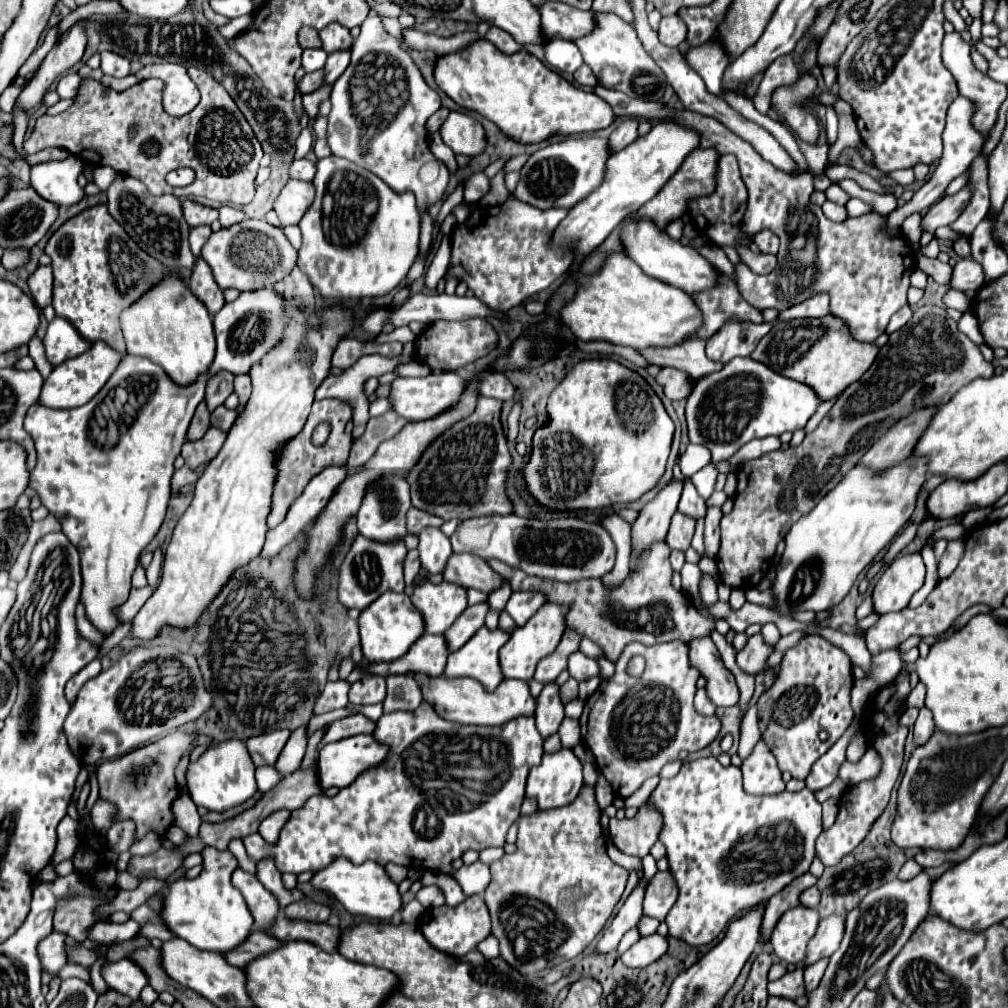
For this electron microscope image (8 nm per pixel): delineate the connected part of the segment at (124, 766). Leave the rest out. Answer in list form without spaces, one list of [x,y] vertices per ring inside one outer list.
[[[172,732],[172,734],[168,734],[168,736],[164,736],[164,738],[160,738],[158,742],[152,742],[152,744],[146,744],[146,746],[142,746],[142,748],[138,748],[138,750],[134,750],[134,752],[128,752],[126,756],[122,756],[122,758],[114,758],[114,760],[110,760],[110,762],[102,762],[100,766],[98,766],[98,786],[100,786],[100,798],[104,798],[104,800],[110,800],[110,802],[114,802],[116,806],[118,806],[118,818],[114,820],[114,822],[118,822],[118,820],[126,820],[126,818],[130,818],[130,820],[134,820],[136,822],[136,830],[138,830],[138,838],[142,838],[144,834],[148,834],[148,832],[156,832],[156,834],[166,834],[168,832],[168,828],[170,828],[170,824],[172,824],[172,812],[170,812],[170,806],[172,806],[172,802],[174,802],[174,798],[178,796],[178,788],[176,788],[176,780],[174,780],[174,768],[176,768],[176,764],[178,764],[178,760],[180,760],[180,756],[190,748],[190,744],[194,742],[194,734],[184,734],[184,732]]]

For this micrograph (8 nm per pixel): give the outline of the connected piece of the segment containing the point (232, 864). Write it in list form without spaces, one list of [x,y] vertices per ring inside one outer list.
[[[204,848],[204,864],[198,878],[178,878],[166,892],[162,892],[162,908],[158,912],[164,926],[178,938],[184,938],[200,950],[228,952],[240,946],[254,924],[252,914],[242,898],[242,894],[232,886],[230,876],[240,868],[232,852],[218,852],[214,848]]]

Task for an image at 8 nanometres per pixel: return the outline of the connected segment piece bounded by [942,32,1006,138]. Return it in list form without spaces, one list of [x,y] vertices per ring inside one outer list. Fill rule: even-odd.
[[[950,32],[950,34],[944,36],[944,40],[942,40],[942,60],[944,60],[946,68],[952,72],[952,76],[956,78],[960,94],[966,96],[966,98],[970,98],[970,100],[978,106],[978,112],[974,114],[972,124],[976,126],[976,130],[980,130],[980,132],[984,134],[984,138],[988,138],[988,132],[990,132],[990,128],[992,128],[994,122],[996,122],[998,108],[1000,108],[1000,104],[1004,102],[1006,86],[1000,84],[1000,82],[990,80],[986,74],[982,74],[982,72],[972,64],[972,60],[970,60],[970,44],[964,42],[958,32]]]

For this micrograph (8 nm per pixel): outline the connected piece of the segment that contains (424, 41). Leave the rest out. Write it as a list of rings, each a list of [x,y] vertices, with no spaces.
[[[404,30],[404,46],[416,48],[416,50],[432,50],[436,54],[450,54],[460,50],[462,46],[468,46],[470,42],[476,42],[480,34],[476,32],[462,32],[454,34],[452,38],[440,38],[436,34],[422,34],[416,30]]]

